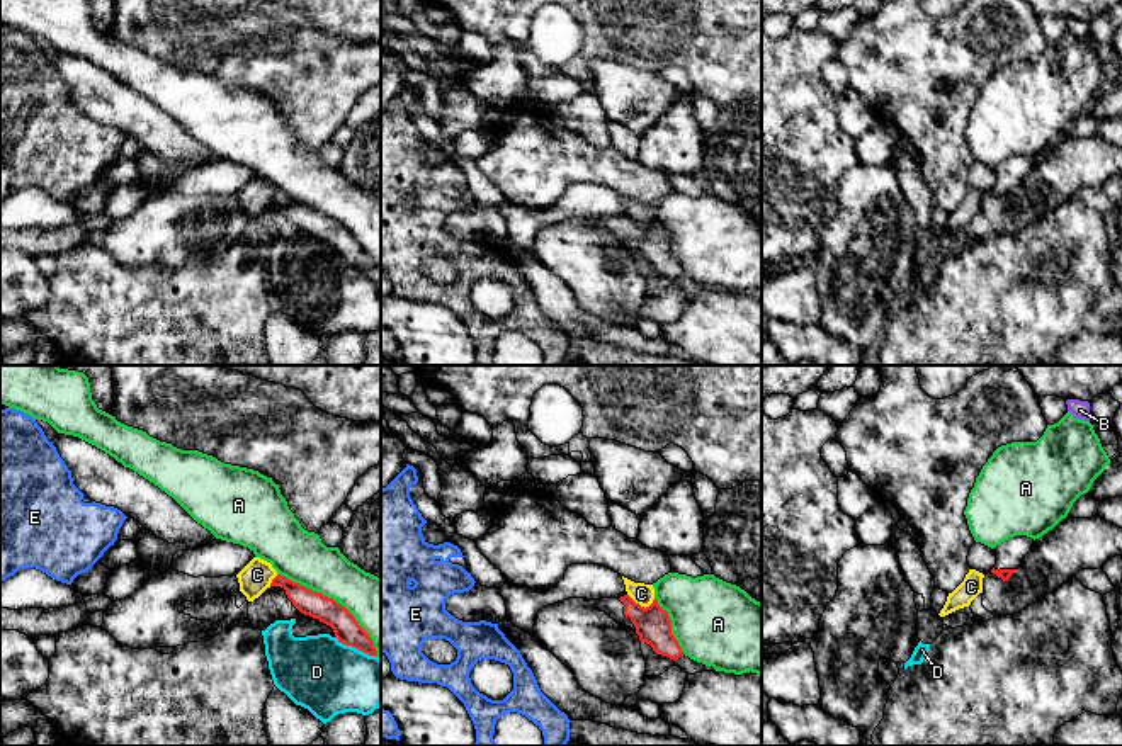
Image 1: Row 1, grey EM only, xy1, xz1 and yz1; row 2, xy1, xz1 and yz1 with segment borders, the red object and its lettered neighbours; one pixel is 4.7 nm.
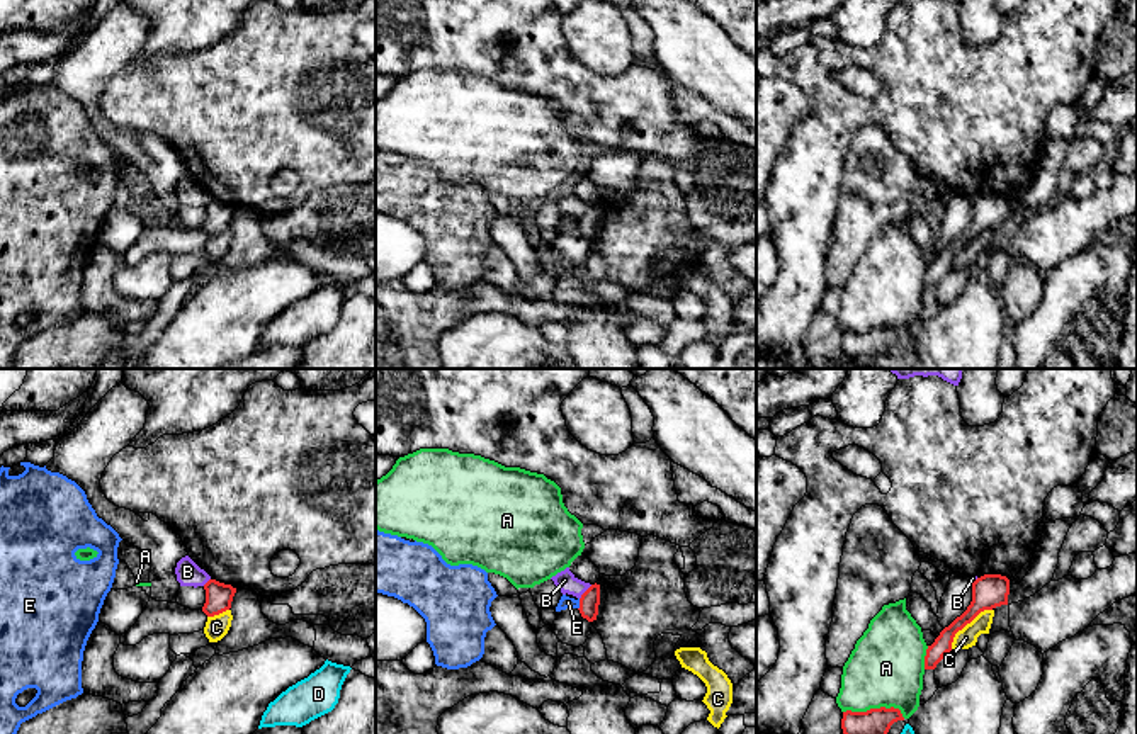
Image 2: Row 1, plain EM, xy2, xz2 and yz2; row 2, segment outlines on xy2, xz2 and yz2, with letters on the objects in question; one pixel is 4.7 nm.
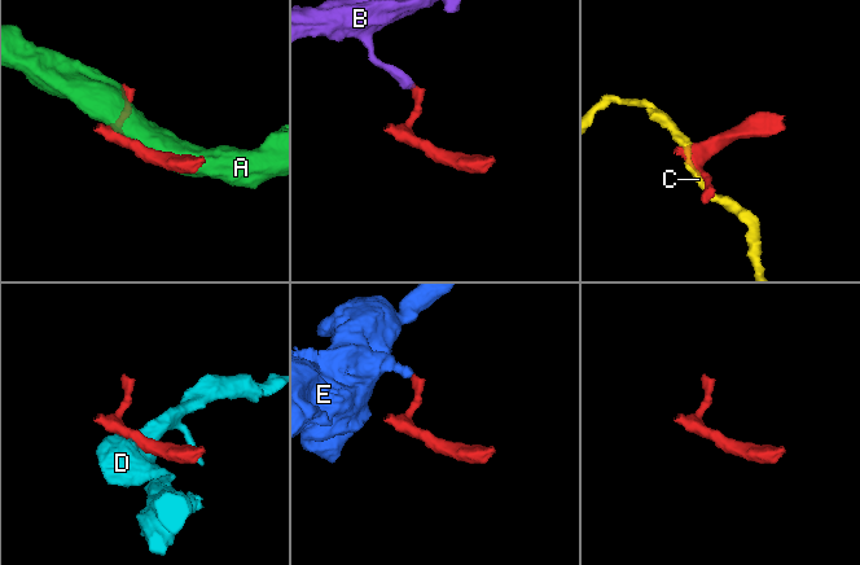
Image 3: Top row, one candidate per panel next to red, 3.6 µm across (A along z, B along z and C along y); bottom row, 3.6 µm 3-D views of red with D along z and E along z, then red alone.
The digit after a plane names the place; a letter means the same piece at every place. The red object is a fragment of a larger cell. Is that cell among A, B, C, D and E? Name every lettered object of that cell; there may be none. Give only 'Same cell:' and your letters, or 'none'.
Same cell: none

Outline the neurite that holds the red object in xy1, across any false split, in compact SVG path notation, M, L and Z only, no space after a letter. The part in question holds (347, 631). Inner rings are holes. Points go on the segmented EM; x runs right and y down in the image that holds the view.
M280 574L272 579L270 586L284 588L287 598L301 613L330 625L338 642L352 646L369 656L377 656L377 651L369 634L359 625L355 617L337 600L313 591L311 588L294 583Z

